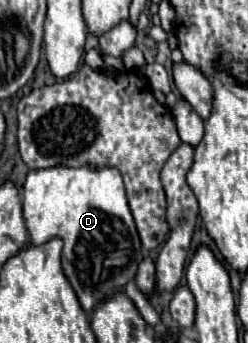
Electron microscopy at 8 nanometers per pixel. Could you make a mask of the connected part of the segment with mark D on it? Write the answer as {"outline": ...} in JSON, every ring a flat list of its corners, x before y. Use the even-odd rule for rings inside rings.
{"outline":[[51,166,45,170,31,170,23,184,23,216,27,222,27,230,31,234,31,244,43,244,55,236,59,236,65,242,61,256,63,270,71,286,75,288,81,306,87,312,91,312,93,306,103,302,107,296,115,294,117,290,123,290,125,284,135,278,137,266,143,260,143,248,127,204,125,186,117,168,103,166,99,170,93,170,91,166]]}

